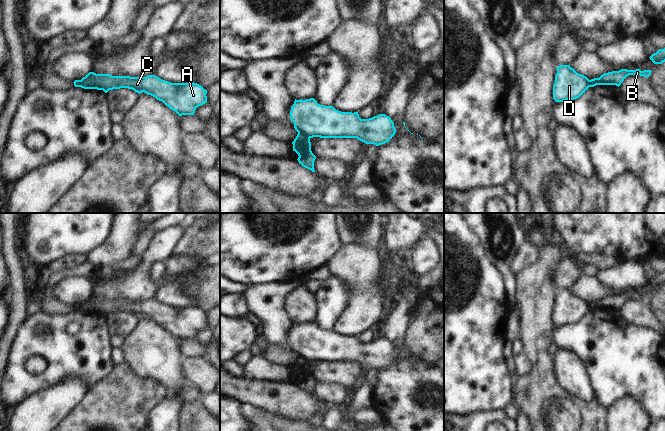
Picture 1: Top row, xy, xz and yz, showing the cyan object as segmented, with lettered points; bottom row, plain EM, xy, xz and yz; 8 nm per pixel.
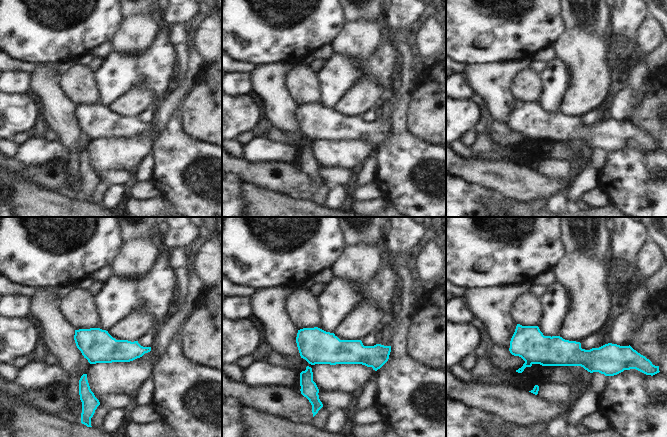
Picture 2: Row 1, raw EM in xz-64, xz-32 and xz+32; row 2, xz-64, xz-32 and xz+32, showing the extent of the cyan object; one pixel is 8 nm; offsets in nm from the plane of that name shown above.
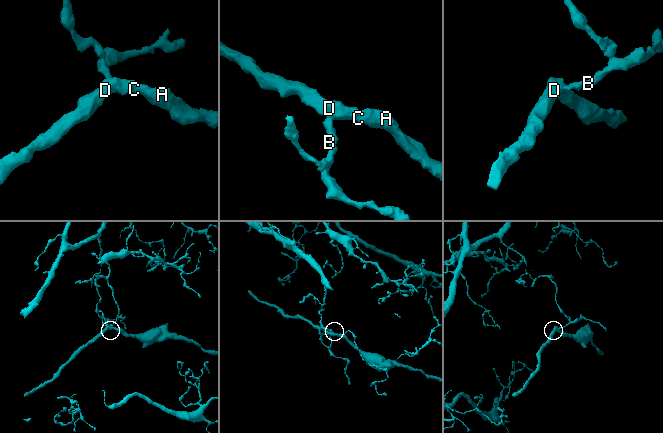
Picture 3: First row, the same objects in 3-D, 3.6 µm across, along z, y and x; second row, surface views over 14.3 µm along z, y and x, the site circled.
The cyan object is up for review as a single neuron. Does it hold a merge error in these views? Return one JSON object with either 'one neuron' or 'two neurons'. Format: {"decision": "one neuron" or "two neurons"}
{"decision": "two neurons"}

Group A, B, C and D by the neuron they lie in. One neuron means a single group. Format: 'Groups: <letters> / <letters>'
Groups: A C D / B

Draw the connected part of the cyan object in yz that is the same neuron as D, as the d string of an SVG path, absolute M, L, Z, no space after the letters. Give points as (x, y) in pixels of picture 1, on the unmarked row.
M570 289L557 290L555 307L553 309L553 323L556 326L579 322L590 311L590 304L577 297Z

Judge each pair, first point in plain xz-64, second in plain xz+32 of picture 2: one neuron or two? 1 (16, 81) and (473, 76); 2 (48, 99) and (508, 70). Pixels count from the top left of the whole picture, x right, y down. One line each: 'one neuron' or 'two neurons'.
1: two neurons
2: one neuron

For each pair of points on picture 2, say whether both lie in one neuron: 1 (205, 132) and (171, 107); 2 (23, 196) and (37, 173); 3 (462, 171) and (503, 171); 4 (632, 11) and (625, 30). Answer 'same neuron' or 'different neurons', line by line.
1: different neurons
2: different neurons
3: same neuron
4: same neuron

